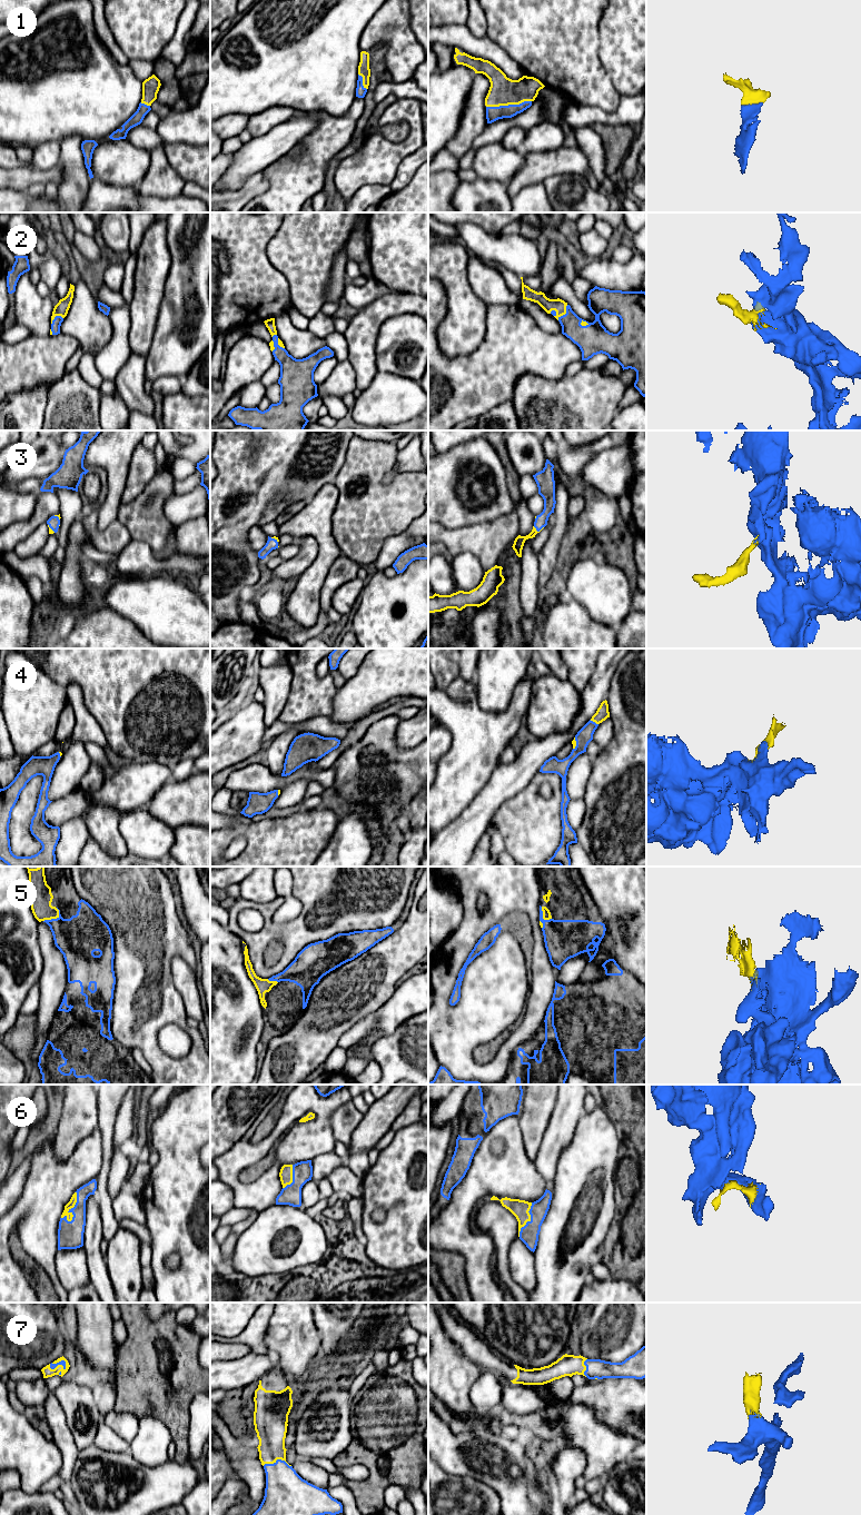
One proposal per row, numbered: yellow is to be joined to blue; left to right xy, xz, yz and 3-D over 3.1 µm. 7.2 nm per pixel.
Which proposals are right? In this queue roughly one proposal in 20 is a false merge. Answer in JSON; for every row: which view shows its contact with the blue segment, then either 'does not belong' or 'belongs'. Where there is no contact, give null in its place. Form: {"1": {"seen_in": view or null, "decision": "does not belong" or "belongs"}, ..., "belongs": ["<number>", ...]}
{"1": {"seen_in": "yz", "decision": "belongs"}, "2": {"seen_in": "yz", "decision": "belongs"}, "3": {"seen_in": "yz", "decision": "belongs"}, "4": {"seen_in": "yz", "decision": "belongs"}, "5": {"seen_in": "xy", "decision": "belongs"}, "6": {"seen_in": "xy", "decision": "belongs"}, "7": {"seen_in": "xy", "decision": "belongs"}, "belongs": ["1", "2", "3", "4", "5", "6", "7"]}

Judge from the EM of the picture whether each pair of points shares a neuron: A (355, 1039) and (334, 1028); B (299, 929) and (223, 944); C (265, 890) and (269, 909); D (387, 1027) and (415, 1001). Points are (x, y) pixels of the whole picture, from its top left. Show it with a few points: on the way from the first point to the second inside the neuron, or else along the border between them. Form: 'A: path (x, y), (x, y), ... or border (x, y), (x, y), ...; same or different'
A: border (365, 1018), (349, 1028), (340, 1037), (337, 1046); different
B: border (227, 928), (243, 940); different
C: border (277, 897), (269, 901), (247, 901), (243, 899); different
D: path (394, 1020), (408, 1006); same

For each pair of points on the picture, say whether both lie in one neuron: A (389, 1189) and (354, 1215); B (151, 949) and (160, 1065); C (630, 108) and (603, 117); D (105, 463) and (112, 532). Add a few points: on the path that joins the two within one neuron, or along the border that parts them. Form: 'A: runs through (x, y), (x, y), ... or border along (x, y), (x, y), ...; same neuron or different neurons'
A: border along (360, 1198), (363, 1202), (362, 1221); different neurons
B: runs through (149, 978), (149, 1036); same neuron
C: runs through (623, 115), (610, 117); same neuron
D: border along (116, 520), (102, 530), (98, 530), (95, 526); different neurons

